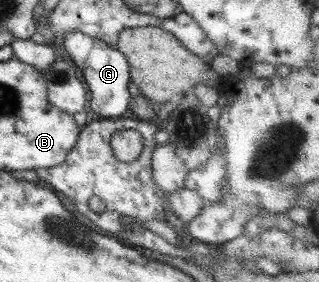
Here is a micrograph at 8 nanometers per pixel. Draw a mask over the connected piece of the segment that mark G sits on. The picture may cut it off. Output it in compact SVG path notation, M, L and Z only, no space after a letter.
M80 31L68 32L60 38L56 47L66 53L70 62L74 63L84 73L84 81L92 93L92 111L106 119L122 117L130 110L132 99L128 85L130 85L130 67L126 57L116 48L109 47L100 39L92 39Z

